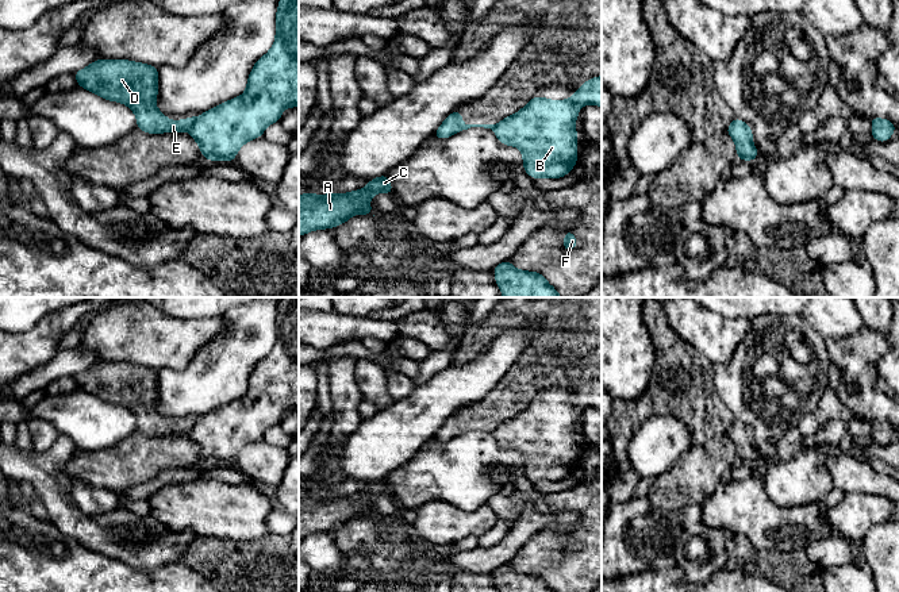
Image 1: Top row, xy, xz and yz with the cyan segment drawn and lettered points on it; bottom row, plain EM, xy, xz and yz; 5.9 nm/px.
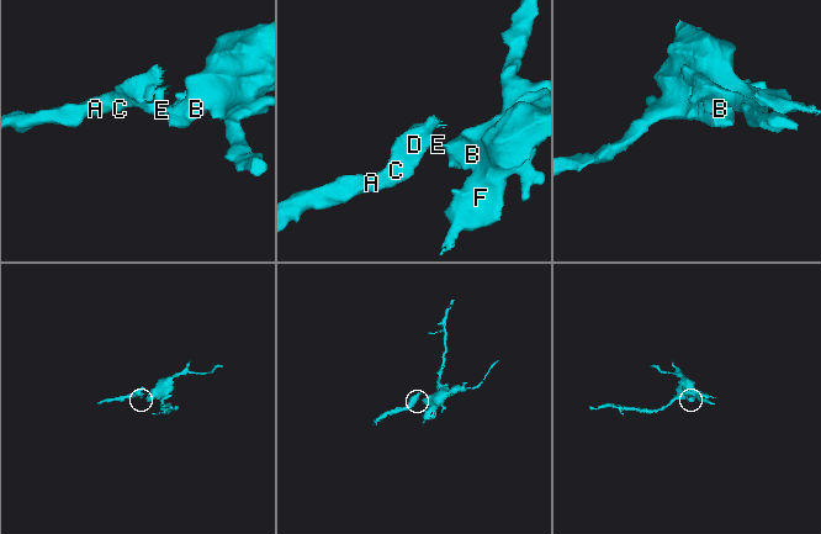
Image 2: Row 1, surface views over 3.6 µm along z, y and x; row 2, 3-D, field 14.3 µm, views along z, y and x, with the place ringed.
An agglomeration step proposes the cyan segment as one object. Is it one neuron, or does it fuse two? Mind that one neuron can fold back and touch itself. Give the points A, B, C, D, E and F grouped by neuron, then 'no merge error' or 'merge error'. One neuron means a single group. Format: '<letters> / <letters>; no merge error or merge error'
A C D E / B F; merge error

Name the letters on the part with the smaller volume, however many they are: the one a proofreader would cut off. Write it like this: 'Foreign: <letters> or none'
Foreign: A, C, D, E

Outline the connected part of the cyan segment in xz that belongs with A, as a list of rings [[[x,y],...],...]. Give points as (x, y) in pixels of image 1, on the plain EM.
[[[387,477],[369,483],[365,491],[349,496],[299,497],[299,539],[314,533],[334,531],[353,518],[373,518],[369,503],[381,495],[392,497]]]

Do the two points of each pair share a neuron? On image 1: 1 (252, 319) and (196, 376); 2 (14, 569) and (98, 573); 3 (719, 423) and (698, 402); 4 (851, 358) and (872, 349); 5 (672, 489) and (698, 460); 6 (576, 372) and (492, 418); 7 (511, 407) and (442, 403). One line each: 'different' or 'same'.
1: same
2: same
3: same
4: same
5: same
6: same
7: different

